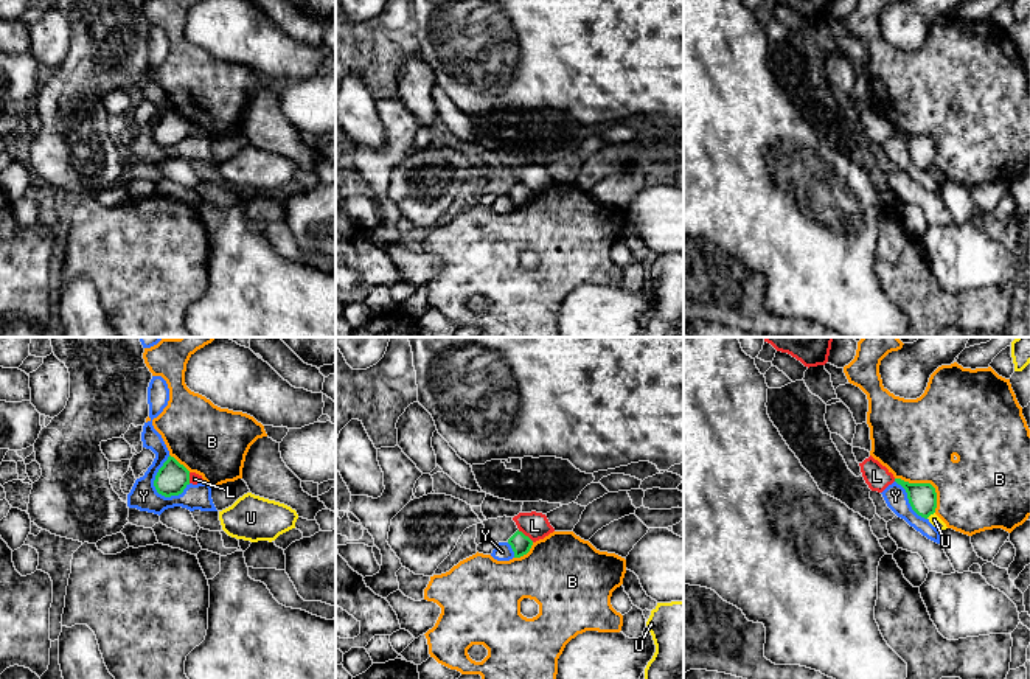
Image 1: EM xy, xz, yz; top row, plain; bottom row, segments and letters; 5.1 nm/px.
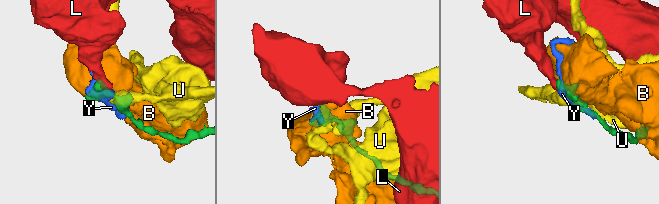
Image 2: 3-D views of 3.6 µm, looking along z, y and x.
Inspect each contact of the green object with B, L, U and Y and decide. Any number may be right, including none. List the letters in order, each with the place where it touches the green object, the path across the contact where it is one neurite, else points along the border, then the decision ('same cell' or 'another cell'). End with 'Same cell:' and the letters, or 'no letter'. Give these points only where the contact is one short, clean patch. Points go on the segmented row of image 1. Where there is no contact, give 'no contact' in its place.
B: yz (926, 484) | another cell
L: xz (524, 535) | along xz (518, 530), (533, 541) | another cell
U: yz (929, 515) | along yz (934, 511), (926, 518) | another cell
Y: xy (156, 477) | another cell
Same cell: no letter

